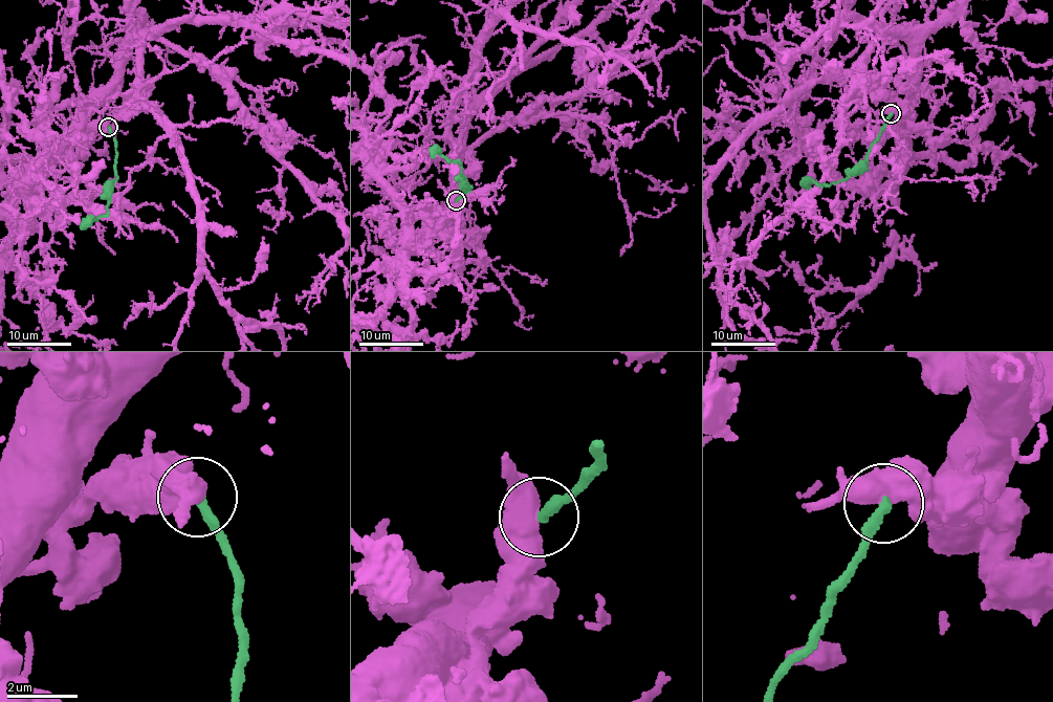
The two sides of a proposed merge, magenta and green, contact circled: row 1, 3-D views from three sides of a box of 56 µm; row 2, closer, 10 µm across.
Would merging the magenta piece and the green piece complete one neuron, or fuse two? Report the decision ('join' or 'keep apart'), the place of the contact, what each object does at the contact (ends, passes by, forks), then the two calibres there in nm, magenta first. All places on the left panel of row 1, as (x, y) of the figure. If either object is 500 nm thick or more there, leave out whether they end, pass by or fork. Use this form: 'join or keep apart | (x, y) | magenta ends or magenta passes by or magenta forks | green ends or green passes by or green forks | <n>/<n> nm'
keep apart | (108, 127) | 600/300 nm

